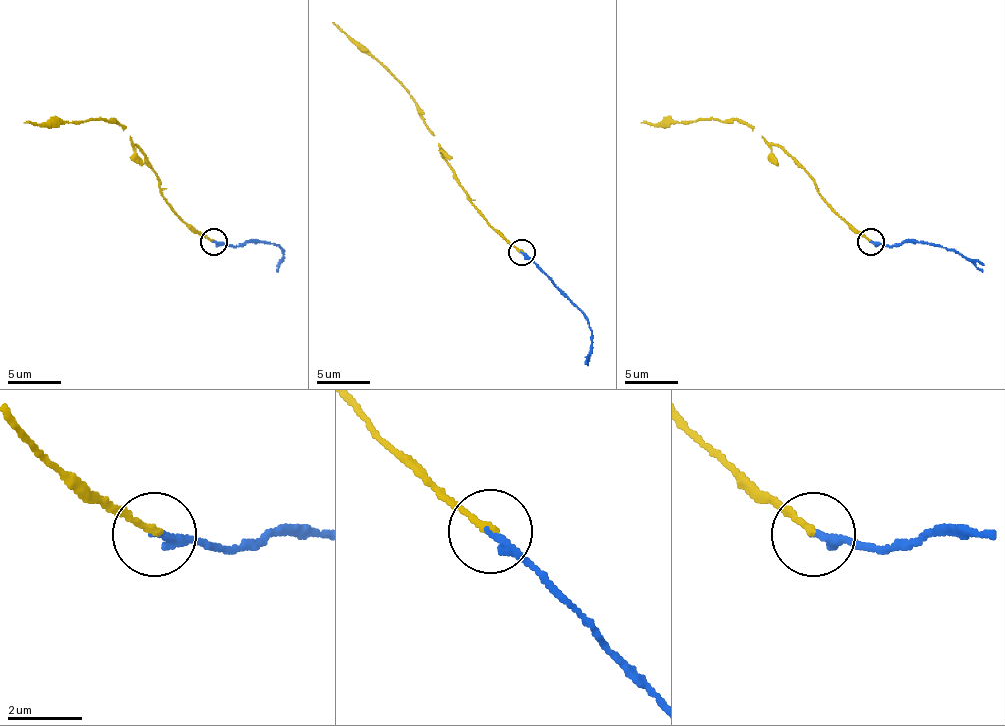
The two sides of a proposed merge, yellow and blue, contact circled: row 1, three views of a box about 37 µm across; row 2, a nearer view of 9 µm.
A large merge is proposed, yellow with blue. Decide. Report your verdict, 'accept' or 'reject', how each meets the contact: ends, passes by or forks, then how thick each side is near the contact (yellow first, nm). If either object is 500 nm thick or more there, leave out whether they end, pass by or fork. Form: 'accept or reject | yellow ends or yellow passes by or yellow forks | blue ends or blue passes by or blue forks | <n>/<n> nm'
accept | yellow ends | blue ends | 180/240 nm

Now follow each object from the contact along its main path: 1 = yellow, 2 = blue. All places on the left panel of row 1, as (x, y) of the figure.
1: (214, 241), (195, 233), (165, 201), (160, 179), (117, 120), (23, 123)
2: (214, 241), (233, 247), (249, 241), (276, 244), (284, 252), (276, 271)

